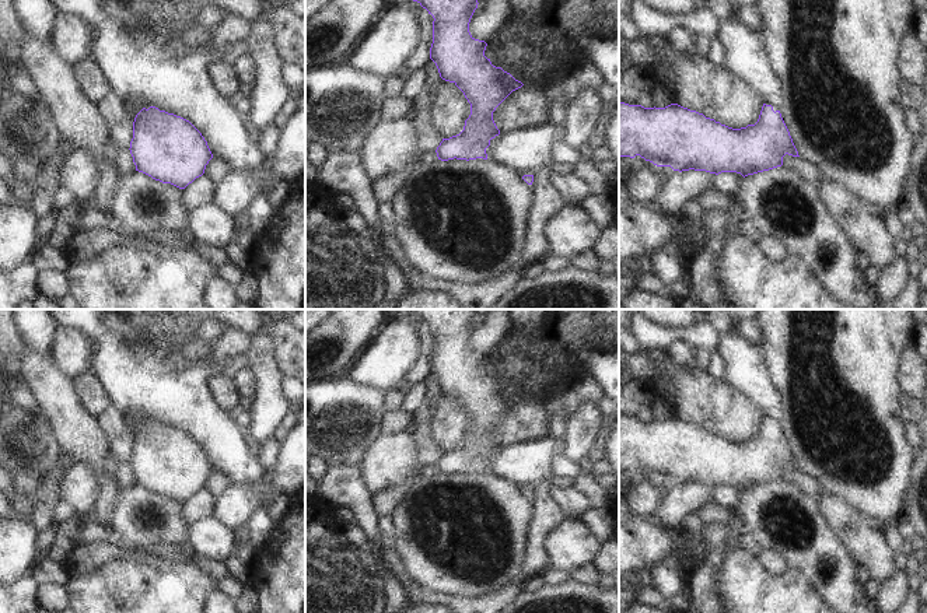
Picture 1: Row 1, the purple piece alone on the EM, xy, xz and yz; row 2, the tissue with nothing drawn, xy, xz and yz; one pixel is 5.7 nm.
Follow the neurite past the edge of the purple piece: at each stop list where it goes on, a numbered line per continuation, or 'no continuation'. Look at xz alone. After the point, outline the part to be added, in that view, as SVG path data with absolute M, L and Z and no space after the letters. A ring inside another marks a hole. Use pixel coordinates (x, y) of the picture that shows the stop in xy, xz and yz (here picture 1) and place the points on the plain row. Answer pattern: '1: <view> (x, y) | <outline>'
no continuation

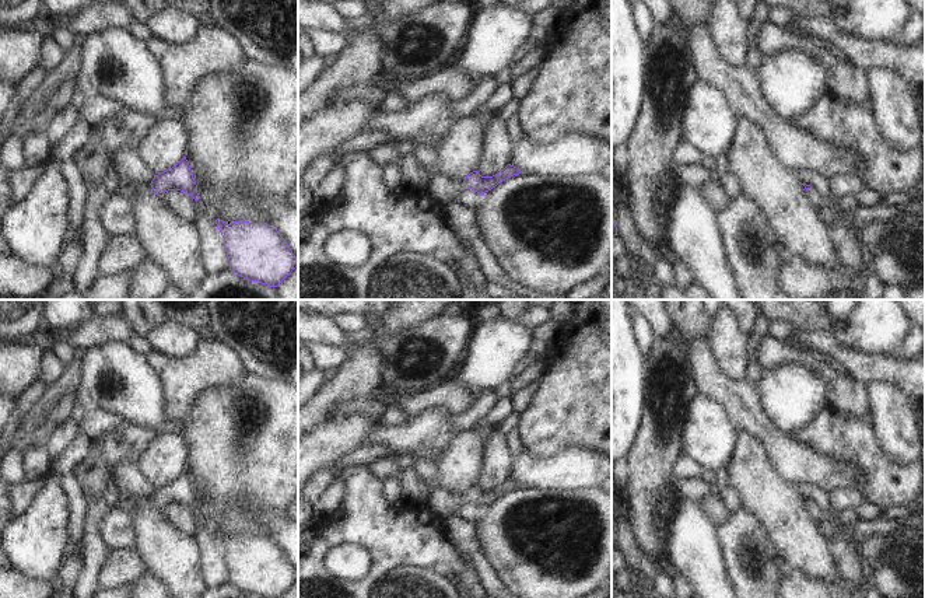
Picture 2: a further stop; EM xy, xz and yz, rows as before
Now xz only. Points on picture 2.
1: xz (441, 502) | M432 487L430 492L425 507L444 520L453 515L453 511L469 500L465 496L455 496L446 489Z

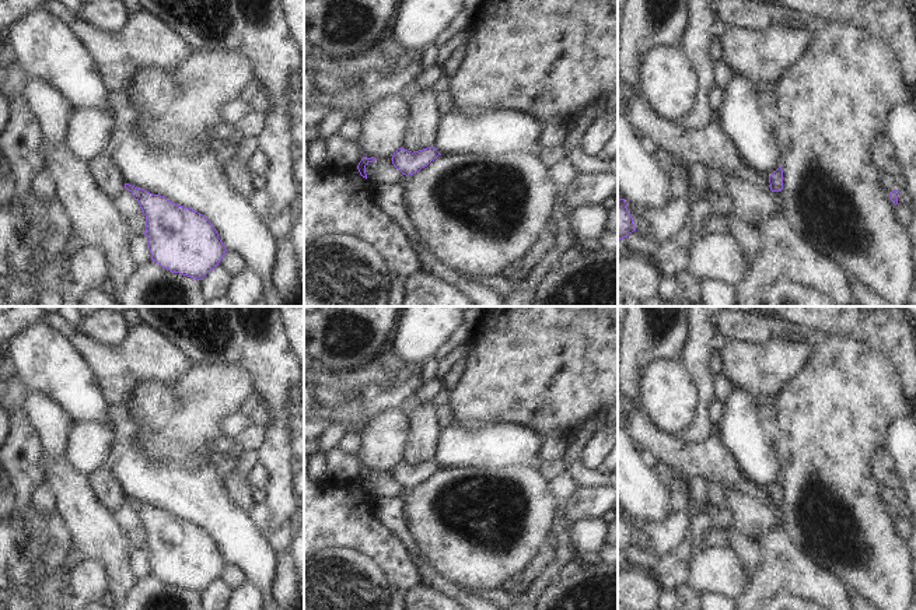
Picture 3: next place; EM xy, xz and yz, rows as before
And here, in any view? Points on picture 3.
no continuation

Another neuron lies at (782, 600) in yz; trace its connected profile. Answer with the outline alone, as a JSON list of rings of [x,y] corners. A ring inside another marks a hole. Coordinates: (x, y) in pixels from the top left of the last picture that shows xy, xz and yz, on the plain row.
[[[779,592],[769,597],[762,610],[828,610],[810,600],[804,600],[787,592]]]

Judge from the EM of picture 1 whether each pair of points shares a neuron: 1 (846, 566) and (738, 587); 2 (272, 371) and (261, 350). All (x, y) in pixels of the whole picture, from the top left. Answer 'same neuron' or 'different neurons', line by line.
1: different neurons
2: same neuron

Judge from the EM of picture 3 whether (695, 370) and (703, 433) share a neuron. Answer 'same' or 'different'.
same

